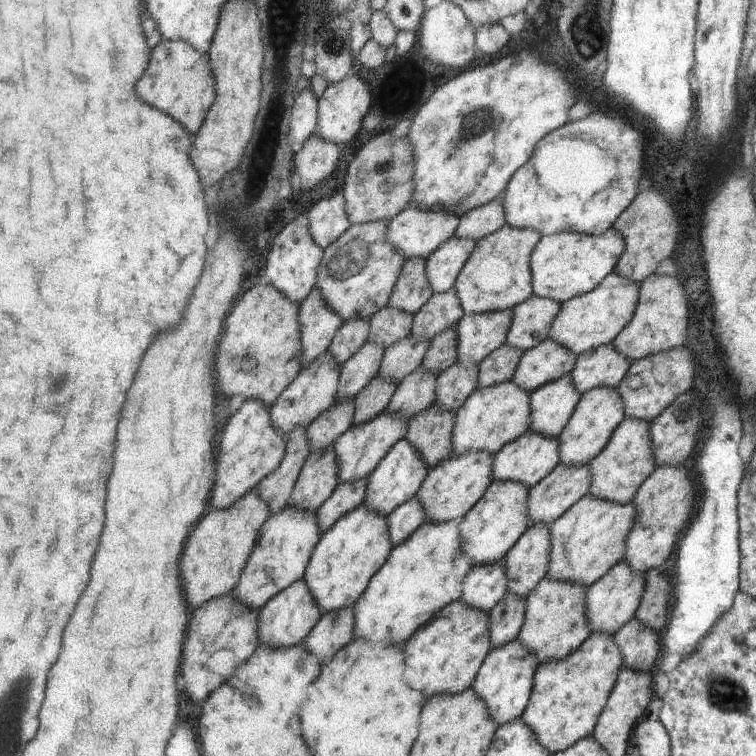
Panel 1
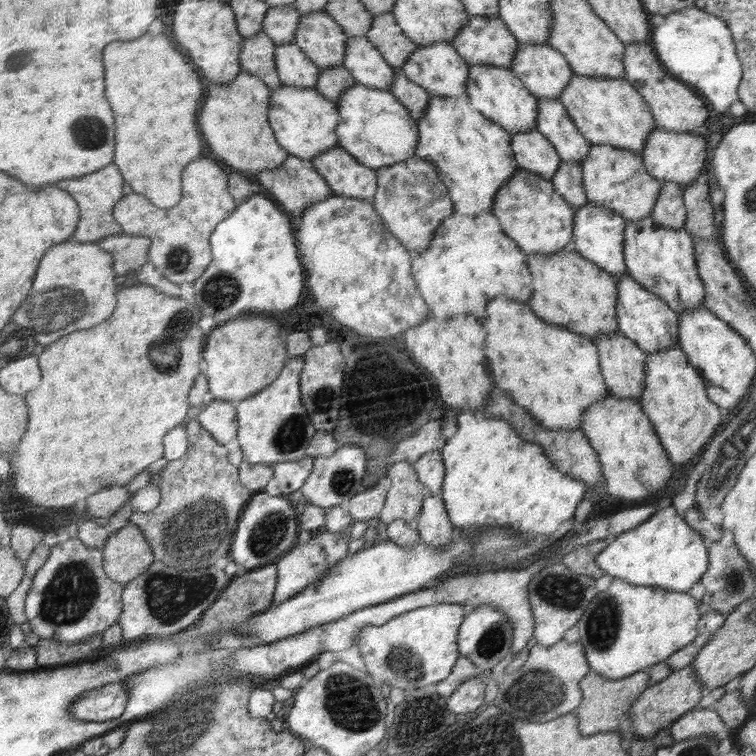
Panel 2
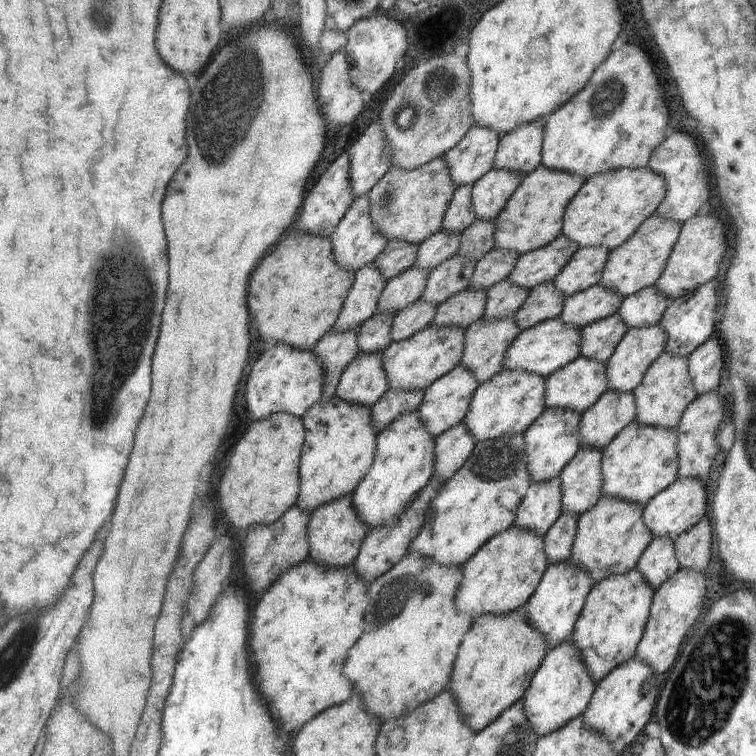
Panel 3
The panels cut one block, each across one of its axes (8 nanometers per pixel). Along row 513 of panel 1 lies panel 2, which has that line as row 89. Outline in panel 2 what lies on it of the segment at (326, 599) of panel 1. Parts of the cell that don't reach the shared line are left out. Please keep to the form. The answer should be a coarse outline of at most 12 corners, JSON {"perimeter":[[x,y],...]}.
{"perimeter":[[356,83],[335,102],[339,145],[377,170],[415,156],[418,121]]}

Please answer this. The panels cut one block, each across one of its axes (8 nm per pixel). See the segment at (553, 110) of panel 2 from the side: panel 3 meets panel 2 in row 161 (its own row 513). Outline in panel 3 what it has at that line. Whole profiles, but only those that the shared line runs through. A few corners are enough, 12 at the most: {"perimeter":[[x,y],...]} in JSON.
{"perimeter":[[582,448],[559,474],[562,512],[603,496],[603,450]]}

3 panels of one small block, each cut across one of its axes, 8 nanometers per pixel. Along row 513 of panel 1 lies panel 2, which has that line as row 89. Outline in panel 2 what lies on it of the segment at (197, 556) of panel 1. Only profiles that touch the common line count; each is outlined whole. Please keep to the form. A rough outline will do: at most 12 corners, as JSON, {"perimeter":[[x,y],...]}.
{"perimeter":[[240,71],[208,84],[210,150],[253,177],[290,155],[268,122],[271,89]]}

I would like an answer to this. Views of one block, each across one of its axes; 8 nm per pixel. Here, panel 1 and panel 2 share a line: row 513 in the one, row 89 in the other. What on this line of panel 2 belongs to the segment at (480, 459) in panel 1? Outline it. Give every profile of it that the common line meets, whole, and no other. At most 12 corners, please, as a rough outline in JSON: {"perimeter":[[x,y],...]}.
{"perimeter":[[451,43],[420,45],[400,70],[432,97],[466,94]]}

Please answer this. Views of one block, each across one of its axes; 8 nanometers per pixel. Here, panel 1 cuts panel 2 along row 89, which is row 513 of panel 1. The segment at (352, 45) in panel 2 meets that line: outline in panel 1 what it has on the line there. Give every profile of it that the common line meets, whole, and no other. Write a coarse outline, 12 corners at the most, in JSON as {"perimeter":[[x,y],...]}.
{"perimeter":[[404,438],[368,476],[364,503],[389,515],[429,467]]}

